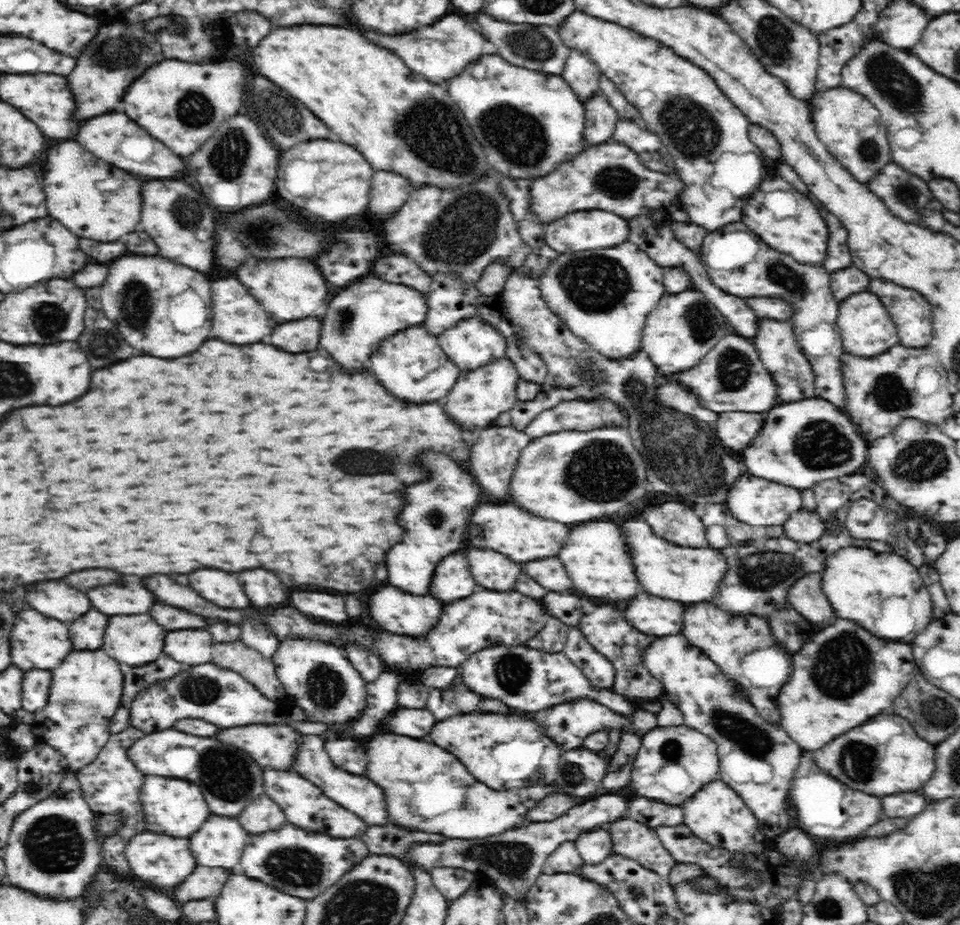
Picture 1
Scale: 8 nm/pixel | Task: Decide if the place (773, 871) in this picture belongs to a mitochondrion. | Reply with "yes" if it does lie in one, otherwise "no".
no

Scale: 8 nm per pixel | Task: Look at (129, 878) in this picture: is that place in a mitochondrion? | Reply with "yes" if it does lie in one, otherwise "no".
no

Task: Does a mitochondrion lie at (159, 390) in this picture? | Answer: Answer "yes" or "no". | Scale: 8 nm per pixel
no

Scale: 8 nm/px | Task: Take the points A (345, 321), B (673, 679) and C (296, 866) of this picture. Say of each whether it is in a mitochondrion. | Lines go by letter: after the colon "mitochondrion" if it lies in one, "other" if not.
A: mitochondrion
B: other
C: mitochondrion

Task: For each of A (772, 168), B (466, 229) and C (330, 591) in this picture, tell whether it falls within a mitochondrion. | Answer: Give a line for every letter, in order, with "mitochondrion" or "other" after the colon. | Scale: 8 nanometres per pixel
A: other
B: mitochondrion
C: other

